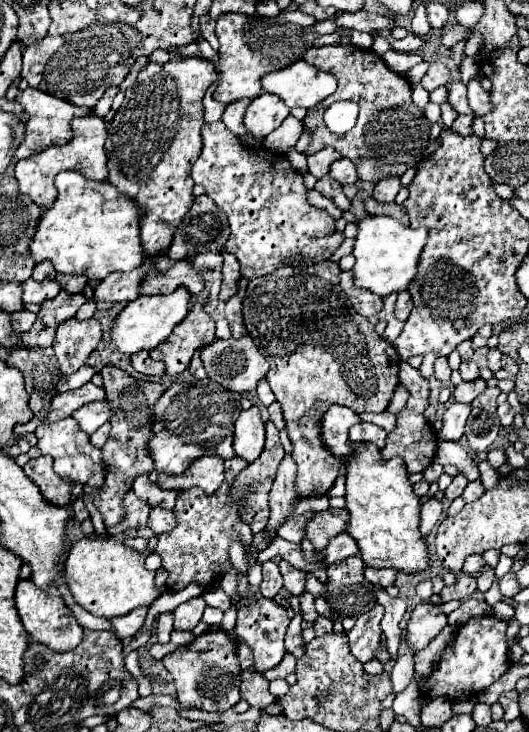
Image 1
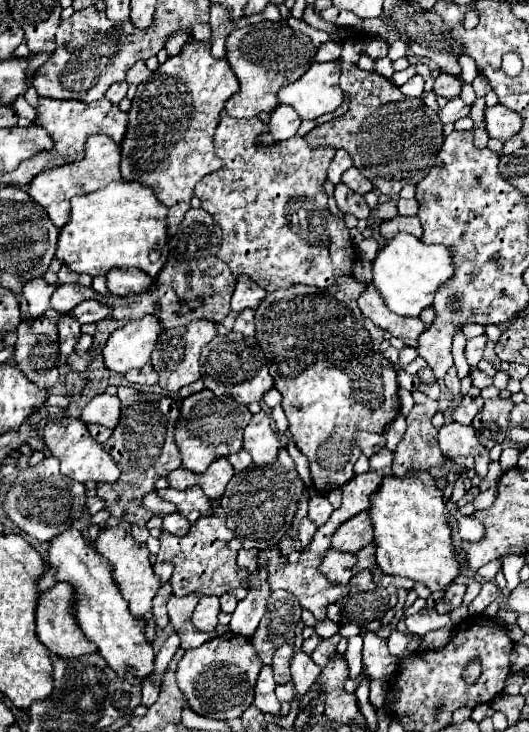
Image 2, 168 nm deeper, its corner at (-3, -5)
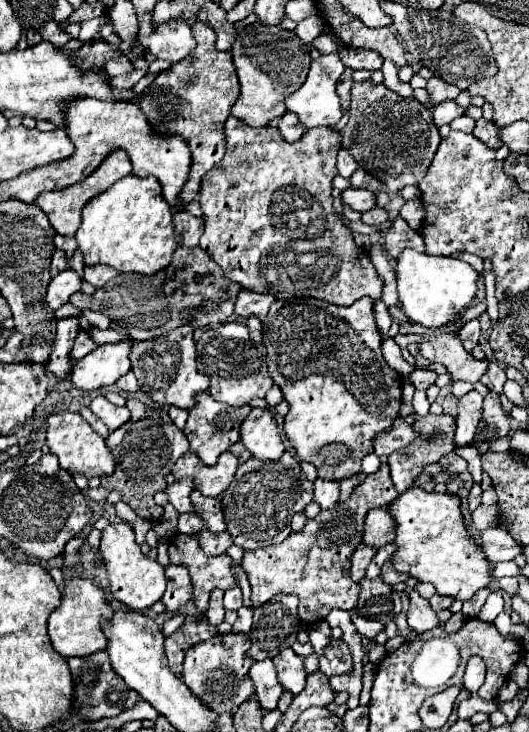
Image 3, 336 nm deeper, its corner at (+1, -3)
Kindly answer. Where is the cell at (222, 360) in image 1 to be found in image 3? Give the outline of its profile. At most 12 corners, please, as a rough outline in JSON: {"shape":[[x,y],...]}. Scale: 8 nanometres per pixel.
{"shape":[[225,322],[197,340],[209,394],[231,406],[273,386],[265,346]]}

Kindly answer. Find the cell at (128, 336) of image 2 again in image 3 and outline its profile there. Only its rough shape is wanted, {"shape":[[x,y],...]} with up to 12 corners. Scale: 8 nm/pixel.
{"shape":[[133,340],[97,346],[71,374],[75,388],[115,384],[131,370]]}

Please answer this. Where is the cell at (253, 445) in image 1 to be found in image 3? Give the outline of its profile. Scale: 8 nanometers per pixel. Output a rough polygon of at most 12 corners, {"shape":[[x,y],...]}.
{"shape":[[253,408],[239,432],[259,460],[285,452],[275,418]]}

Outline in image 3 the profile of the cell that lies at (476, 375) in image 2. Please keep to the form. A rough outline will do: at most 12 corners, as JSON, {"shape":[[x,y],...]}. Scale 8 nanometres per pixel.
{"shape":[[495,362],[489,364],[481,382],[501,394],[505,370]]}

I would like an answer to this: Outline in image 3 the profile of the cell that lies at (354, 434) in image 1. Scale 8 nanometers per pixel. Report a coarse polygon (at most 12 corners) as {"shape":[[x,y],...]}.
{"shape":[[389,464],[285,542],[245,552],[253,608],[297,594],[299,618],[351,610],[365,512],[397,498]]}

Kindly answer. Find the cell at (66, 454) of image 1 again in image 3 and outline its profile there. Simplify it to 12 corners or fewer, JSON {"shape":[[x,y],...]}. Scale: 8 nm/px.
{"shape":[[75,412],[47,418],[47,446],[71,476],[115,470],[105,440]]}

